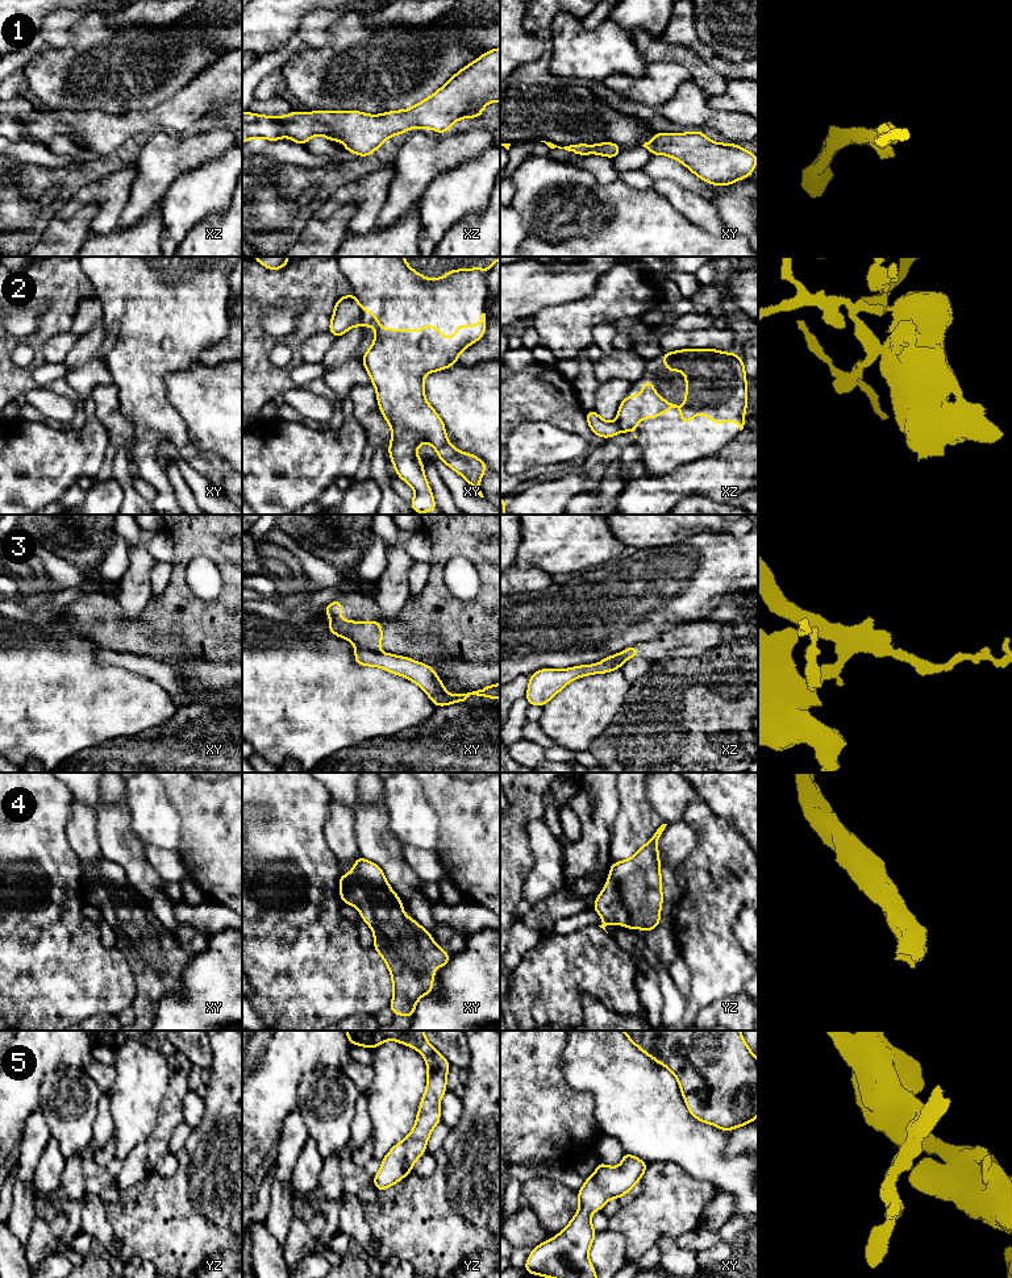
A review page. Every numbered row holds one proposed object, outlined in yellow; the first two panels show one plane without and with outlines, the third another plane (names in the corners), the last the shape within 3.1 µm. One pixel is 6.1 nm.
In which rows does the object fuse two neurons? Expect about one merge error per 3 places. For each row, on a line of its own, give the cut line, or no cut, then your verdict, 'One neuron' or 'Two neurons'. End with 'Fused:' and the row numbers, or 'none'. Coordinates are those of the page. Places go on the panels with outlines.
1: No split. One neuron
2: Split along xy (362, 309), (359, 324). Two neurons
3: Split along xy (357, 645), (377, 653). Two neurons
4: No split. One neuron
5: No split. One neuron
Fused: 2, 3

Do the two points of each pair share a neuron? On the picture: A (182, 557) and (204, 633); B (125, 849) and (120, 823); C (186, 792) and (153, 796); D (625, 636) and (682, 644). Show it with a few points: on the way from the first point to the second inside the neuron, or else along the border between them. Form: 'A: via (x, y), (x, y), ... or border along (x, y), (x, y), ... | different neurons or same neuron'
A: via (179, 575), (179, 600), (190, 615) | same neuron
B: via (120, 843), (120, 829) | same neuron
C: border along (163, 786), (182, 823) | different neurons
D: border along (678, 624), (641, 644) | different neurons

